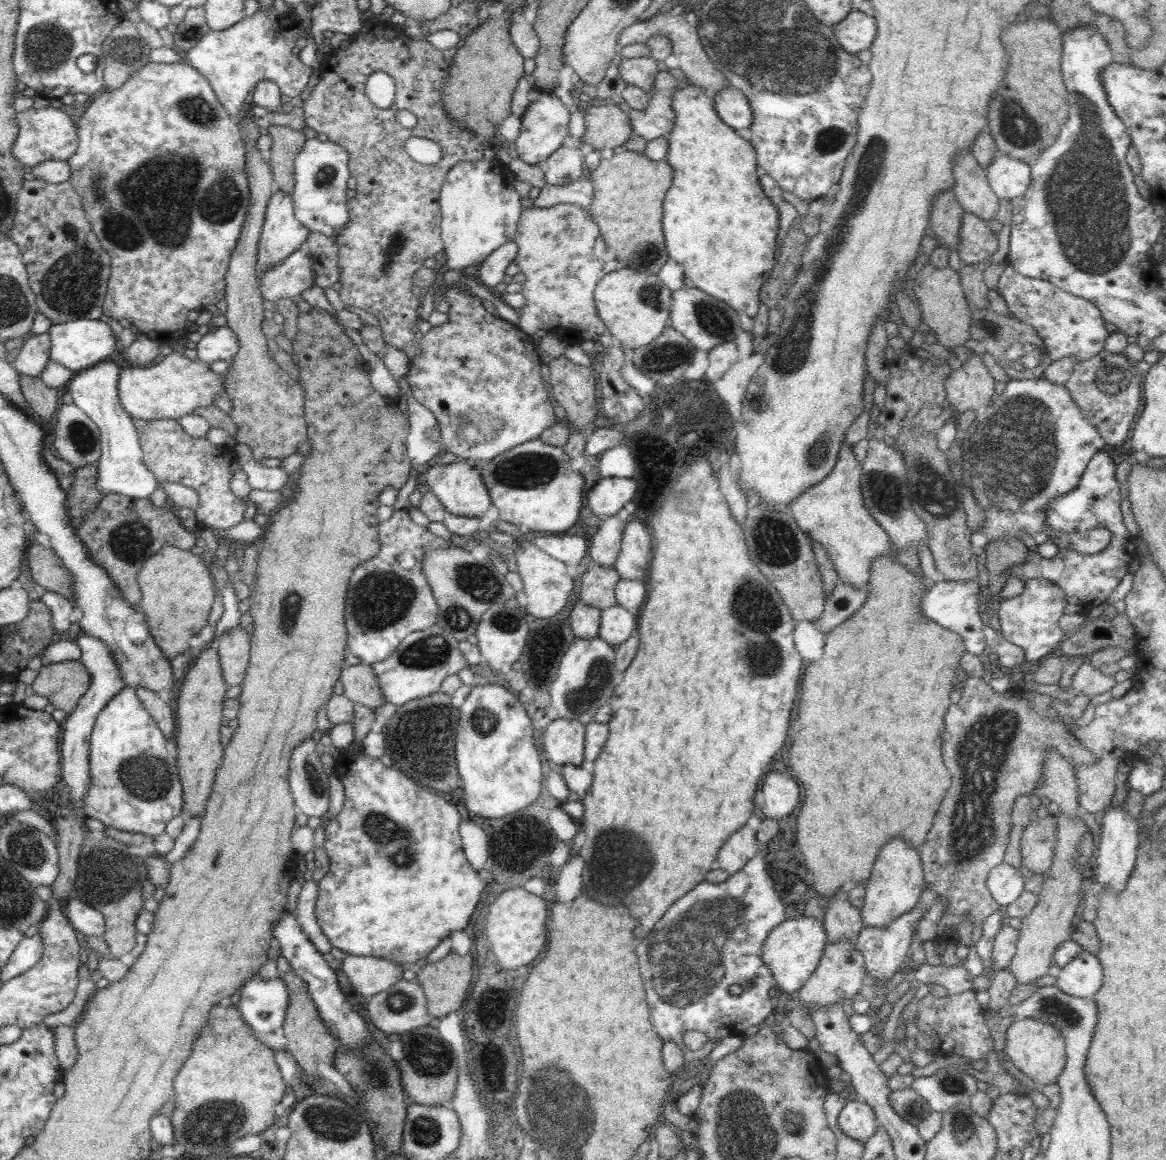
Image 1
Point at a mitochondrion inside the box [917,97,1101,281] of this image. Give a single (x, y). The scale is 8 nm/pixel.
(1019, 128)

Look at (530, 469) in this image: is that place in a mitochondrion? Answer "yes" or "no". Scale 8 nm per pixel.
yes

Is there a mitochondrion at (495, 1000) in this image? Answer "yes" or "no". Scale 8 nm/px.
no

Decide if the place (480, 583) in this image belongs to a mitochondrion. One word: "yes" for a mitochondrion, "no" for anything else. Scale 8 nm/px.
yes

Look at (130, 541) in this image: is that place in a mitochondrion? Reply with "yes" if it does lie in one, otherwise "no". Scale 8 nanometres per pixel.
yes

